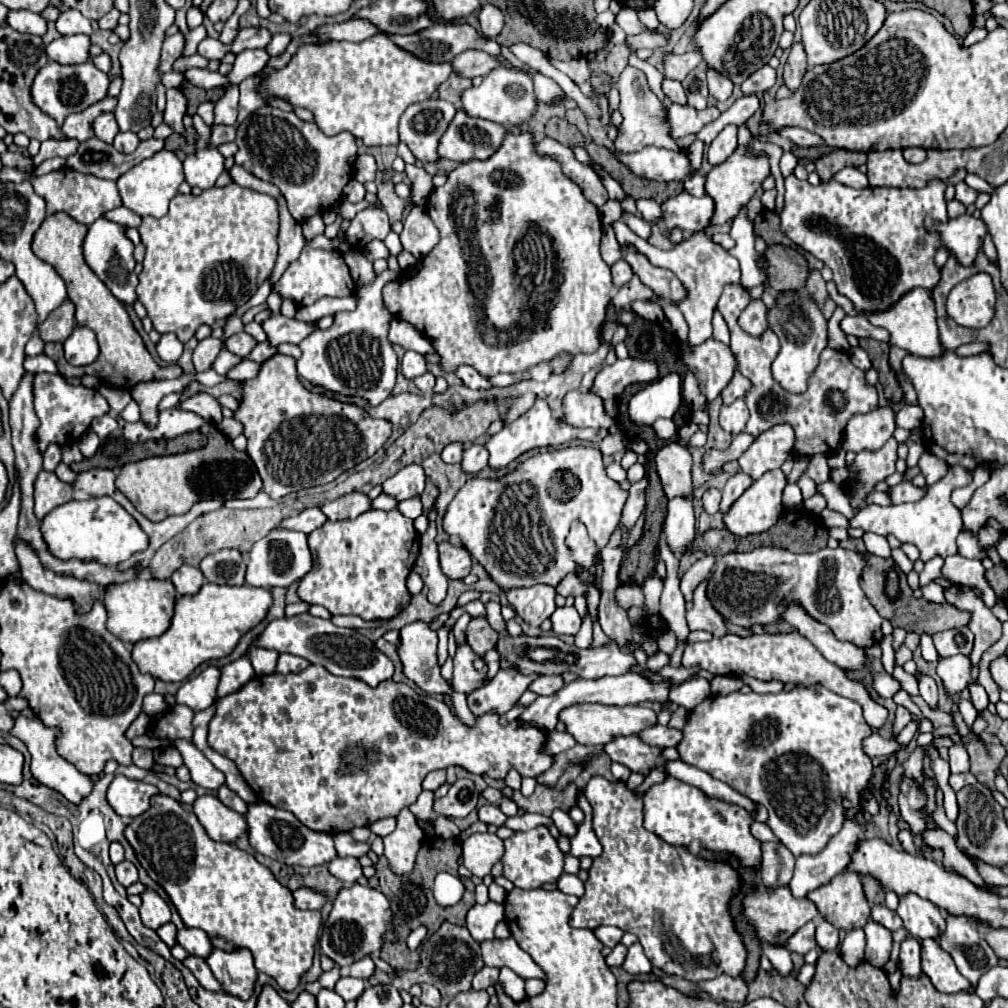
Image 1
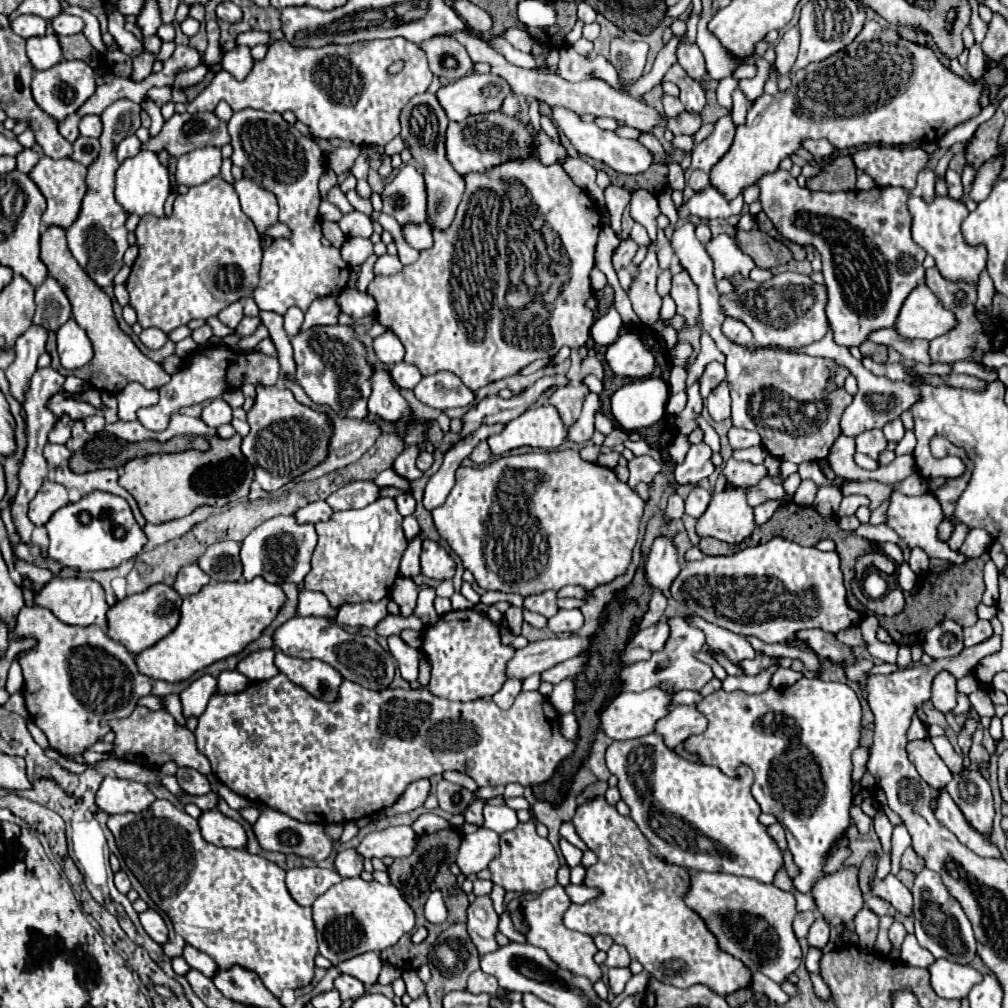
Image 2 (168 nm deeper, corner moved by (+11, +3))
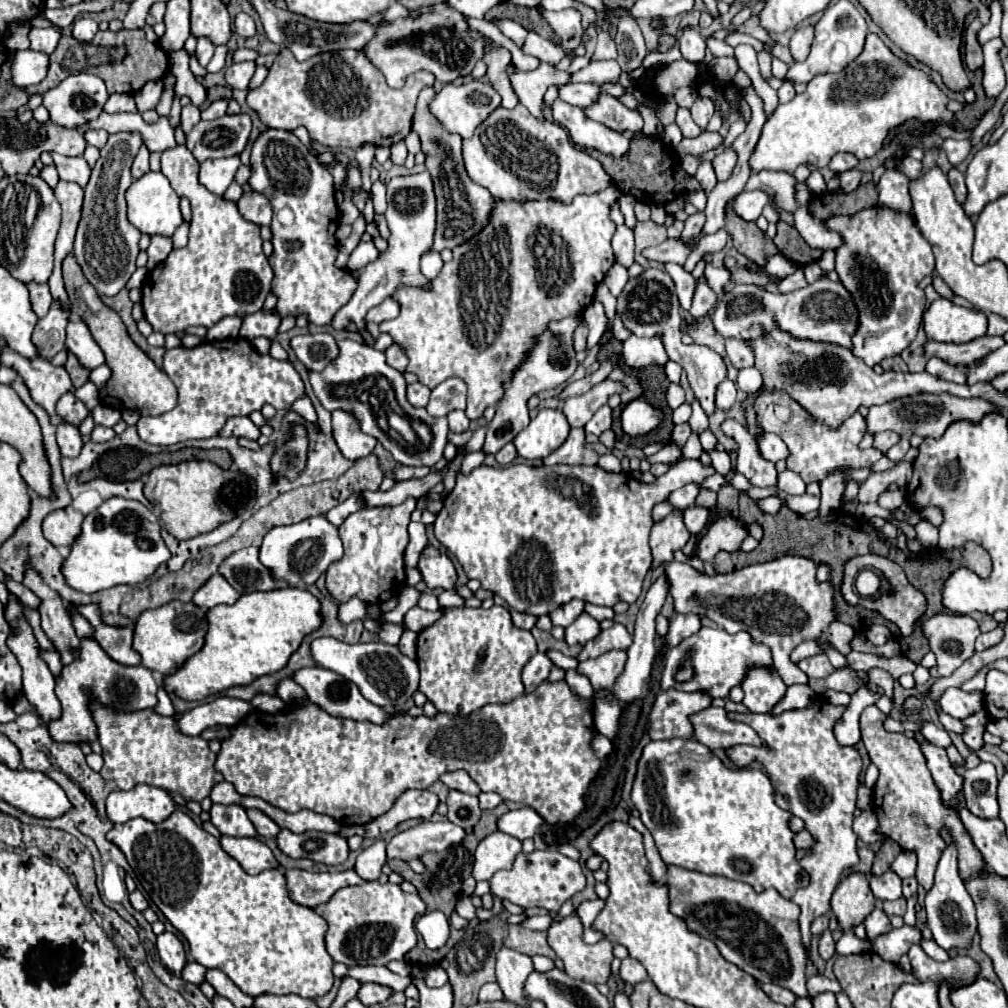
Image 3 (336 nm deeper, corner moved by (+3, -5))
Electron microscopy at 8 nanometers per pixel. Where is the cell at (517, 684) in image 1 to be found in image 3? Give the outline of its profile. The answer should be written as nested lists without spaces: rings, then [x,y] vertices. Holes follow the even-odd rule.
[[[615,623],[611,625],[609,629],[601,631],[595,639],[591,639],[589,643],[585,643],[583,651],[579,653],[579,661],[585,661],[585,659],[593,659],[593,657],[599,657],[607,651],[613,651],[613,649],[627,649],[631,645],[631,633],[625,629],[625,625],[621,623]]]

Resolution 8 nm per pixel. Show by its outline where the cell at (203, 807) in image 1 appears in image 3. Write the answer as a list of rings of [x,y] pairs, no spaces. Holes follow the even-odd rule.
[[[221,837],[221,847],[225,849],[225,853],[229,853],[231,857],[235,857],[239,861],[239,865],[249,873],[249,875],[259,875],[265,869],[277,869],[279,863],[273,855],[273,851],[261,843],[259,839],[251,839],[251,837]]]

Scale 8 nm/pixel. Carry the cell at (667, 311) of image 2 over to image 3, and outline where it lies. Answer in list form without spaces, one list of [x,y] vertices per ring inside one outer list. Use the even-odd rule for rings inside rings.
[[[667,263],[667,273],[673,277],[673,281],[677,285],[681,309],[689,309],[693,293],[695,293],[695,283],[697,283],[695,277],[691,273],[687,273],[681,265],[675,265],[675,263]]]

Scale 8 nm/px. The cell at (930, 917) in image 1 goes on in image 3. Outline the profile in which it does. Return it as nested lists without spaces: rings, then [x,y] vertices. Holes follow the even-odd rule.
[[[887,869],[883,875],[871,875],[869,873],[869,883],[871,883],[871,891],[877,899],[885,901],[885,899],[899,899],[903,893],[901,893],[901,877]]]

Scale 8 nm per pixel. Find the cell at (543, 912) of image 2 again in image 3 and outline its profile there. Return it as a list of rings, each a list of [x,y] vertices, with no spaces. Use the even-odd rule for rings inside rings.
[[[575,913],[565,917],[561,923],[551,923],[547,933],[549,933],[549,945],[563,959],[565,971],[567,971],[569,977],[591,981],[591,983],[607,983],[609,965],[613,961],[613,943],[609,939],[603,939],[597,945],[587,945],[583,941],[583,937],[581,937],[583,927],[581,927],[581,921],[579,921],[579,917]]]

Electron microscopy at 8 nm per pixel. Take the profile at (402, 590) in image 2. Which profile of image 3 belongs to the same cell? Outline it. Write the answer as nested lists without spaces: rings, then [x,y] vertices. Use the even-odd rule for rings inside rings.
[[[411,607],[411,609],[405,613],[403,623],[405,623],[405,627],[409,627],[411,631],[419,633],[419,631],[423,631],[425,627],[433,625],[439,617],[441,617],[439,611],[423,611],[421,607]]]

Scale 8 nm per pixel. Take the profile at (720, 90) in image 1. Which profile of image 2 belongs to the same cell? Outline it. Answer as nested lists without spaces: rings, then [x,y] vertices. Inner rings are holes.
[[[681,43],[677,49],[677,61],[679,65],[687,71],[687,75],[695,81],[711,81],[707,67],[705,67],[705,57],[699,51],[697,45],[689,45],[689,43]]]

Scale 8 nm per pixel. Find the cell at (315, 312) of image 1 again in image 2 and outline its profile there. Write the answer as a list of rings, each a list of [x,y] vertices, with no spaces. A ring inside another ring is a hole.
[[[343,289],[339,293],[339,307],[349,317],[361,319],[363,315],[369,315],[377,307],[377,303],[367,293],[359,293],[357,289]]]

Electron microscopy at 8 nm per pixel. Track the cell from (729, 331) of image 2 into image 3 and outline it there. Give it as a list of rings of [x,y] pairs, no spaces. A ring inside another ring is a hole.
[[[727,339],[725,351],[727,351],[727,357],[735,369],[753,367],[753,351],[749,349],[745,339]]]

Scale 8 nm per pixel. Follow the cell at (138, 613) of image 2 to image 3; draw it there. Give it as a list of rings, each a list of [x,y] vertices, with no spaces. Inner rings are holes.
[[[171,601],[159,609],[145,611],[135,621],[135,637],[133,649],[141,655],[143,667],[151,671],[159,671],[163,675],[175,673],[183,663],[201,651],[207,633],[207,609],[197,607],[195,603]]]

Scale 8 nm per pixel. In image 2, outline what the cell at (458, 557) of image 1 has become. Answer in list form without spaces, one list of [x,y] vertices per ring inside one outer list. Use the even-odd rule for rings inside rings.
[[[425,539],[423,553],[421,553],[421,573],[431,577],[431,579],[437,579],[437,581],[453,579],[455,561],[437,541]]]

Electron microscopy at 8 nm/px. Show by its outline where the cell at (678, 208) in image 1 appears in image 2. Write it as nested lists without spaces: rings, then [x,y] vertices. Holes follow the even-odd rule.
[[[707,187],[705,191],[695,193],[689,201],[681,203],[677,207],[679,217],[697,217],[697,219],[717,219],[717,217],[729,217],[729,215],[739,215],[743,207],[743,197],[735,197],[731,203],[725,201],[725,197],[713,189]]]

